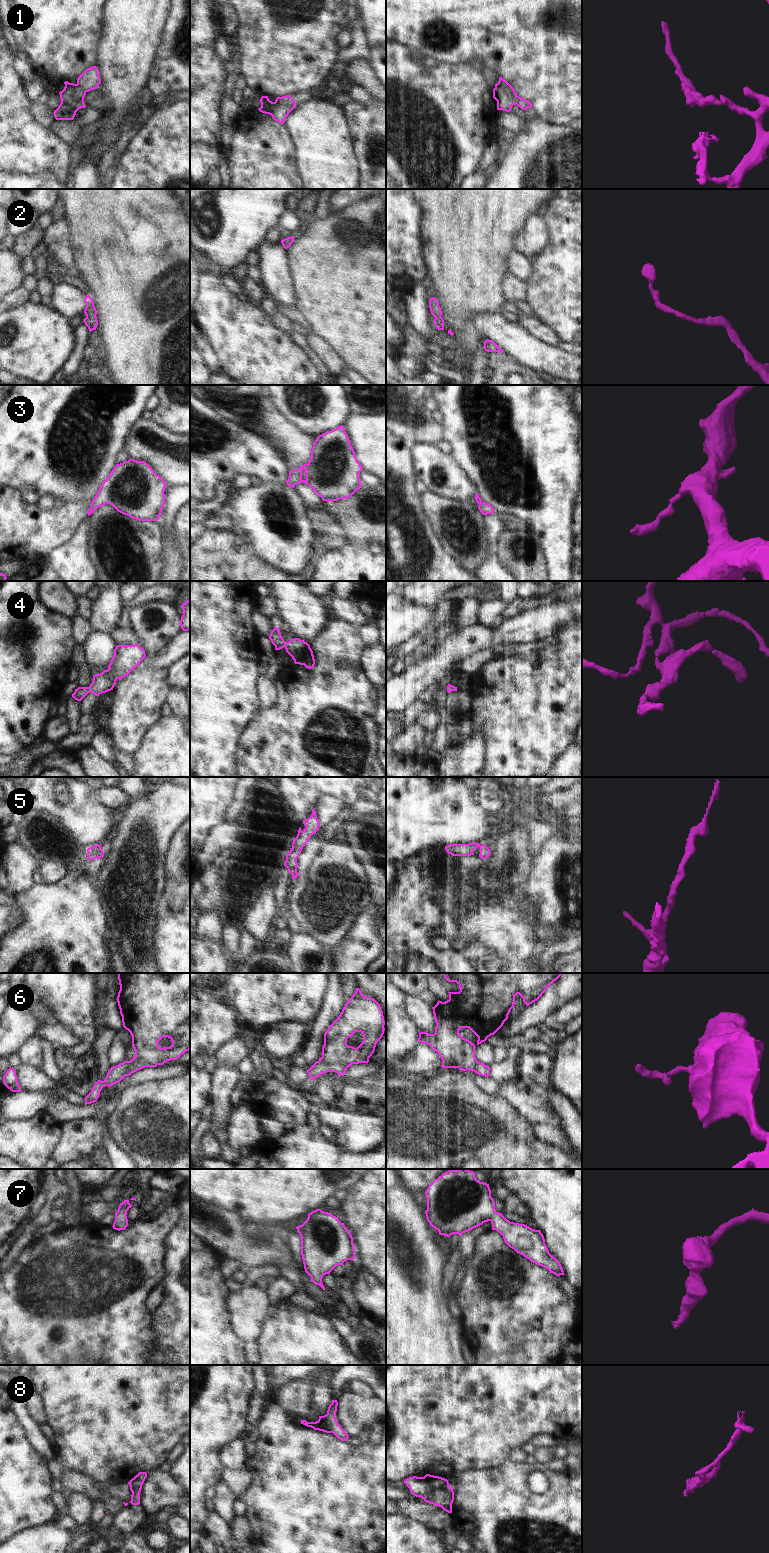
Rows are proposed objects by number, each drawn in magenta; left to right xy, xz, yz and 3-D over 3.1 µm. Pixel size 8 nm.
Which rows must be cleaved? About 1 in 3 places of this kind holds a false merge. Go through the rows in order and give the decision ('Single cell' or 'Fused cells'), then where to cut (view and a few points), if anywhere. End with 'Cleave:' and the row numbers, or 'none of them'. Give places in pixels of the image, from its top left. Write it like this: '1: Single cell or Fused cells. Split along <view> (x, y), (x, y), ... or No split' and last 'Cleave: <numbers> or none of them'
1: Fused cells. Split along yz (495, 86), (502, 87), (516, 103)
2: Single cell. No split
3: Single cell. No split
4: Single cell. No split
5: Fused cells. Split along xy (100, 845), (95, 851), (88, 853)
6: Fused cells. Split along xz (319, 1060), (323, 1062), (340, 1062), (346, 1068)
7: Single cell. No split
8: Single cell. No split
Cleave: 1, 5, 6

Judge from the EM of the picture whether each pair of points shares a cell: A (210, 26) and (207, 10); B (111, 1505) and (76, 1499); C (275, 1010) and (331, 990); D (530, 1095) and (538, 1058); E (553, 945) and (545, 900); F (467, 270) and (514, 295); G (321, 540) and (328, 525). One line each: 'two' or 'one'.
A: one
B: two
C: two
D: two
E: two
F: two
G: one

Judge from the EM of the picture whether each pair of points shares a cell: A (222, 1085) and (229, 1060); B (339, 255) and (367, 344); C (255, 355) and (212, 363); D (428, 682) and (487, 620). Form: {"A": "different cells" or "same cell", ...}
{"A": "different cells", "B": "same cell", "C": "different cells", "D": "different cells"}

